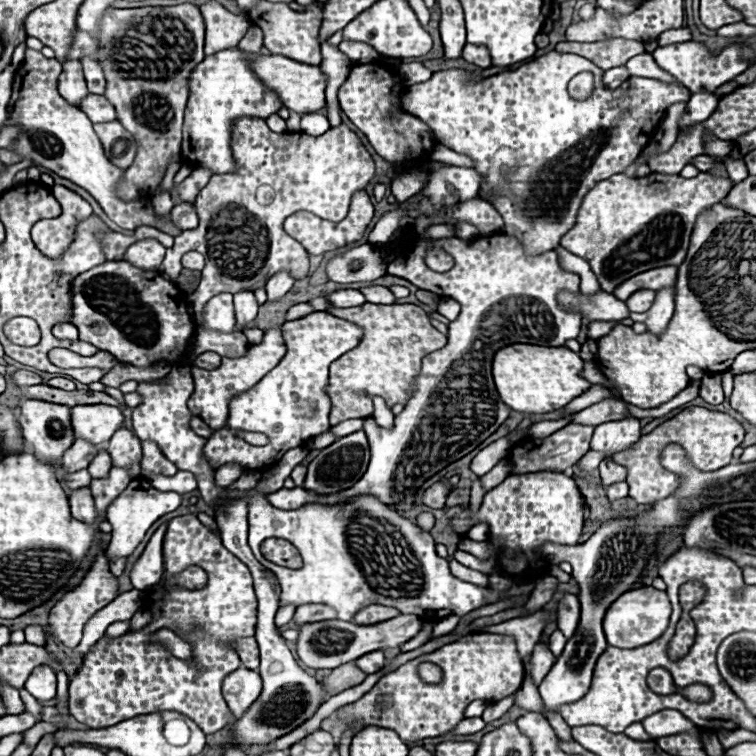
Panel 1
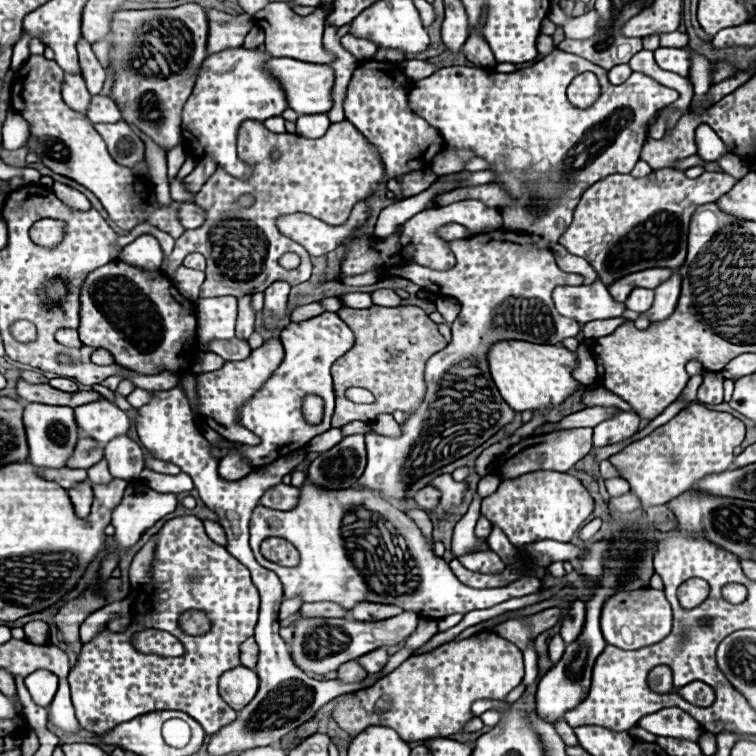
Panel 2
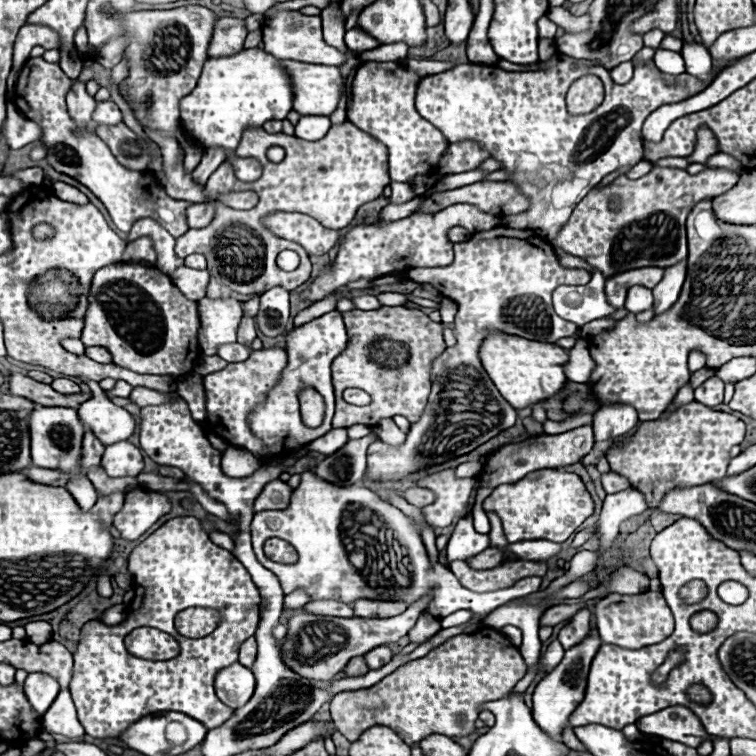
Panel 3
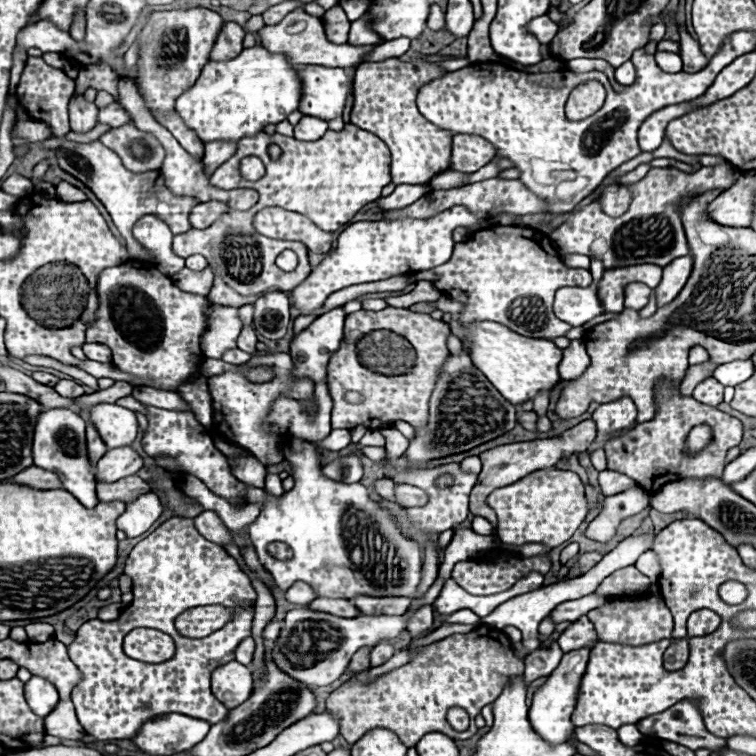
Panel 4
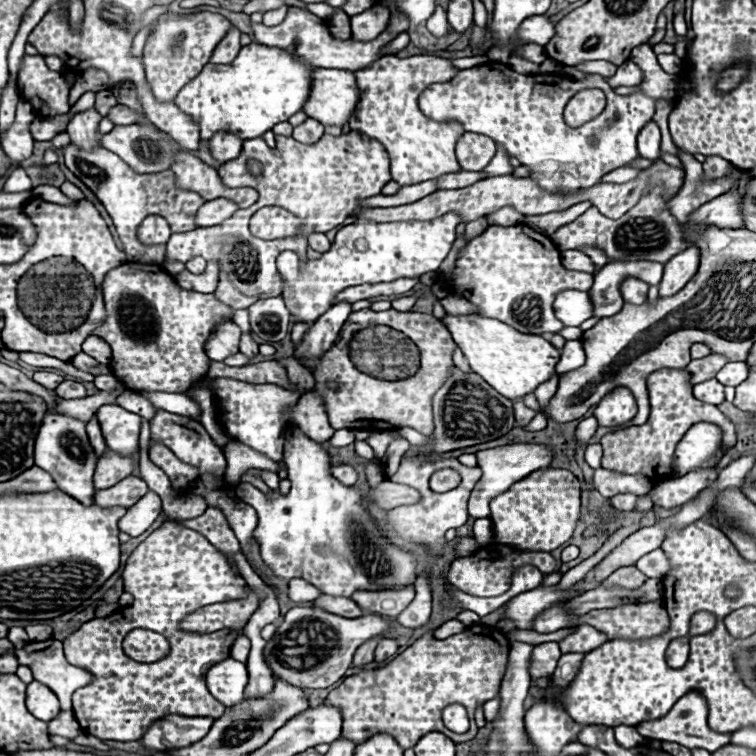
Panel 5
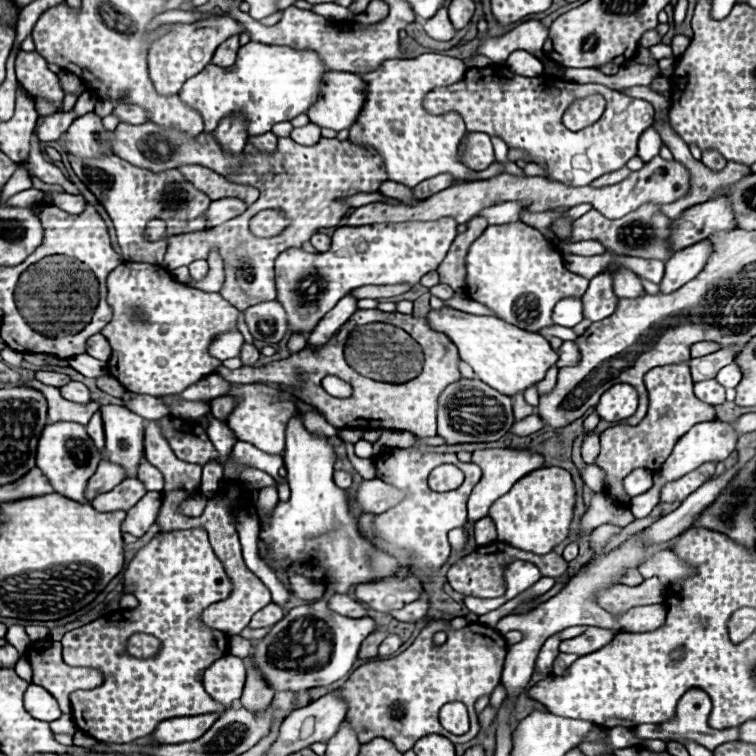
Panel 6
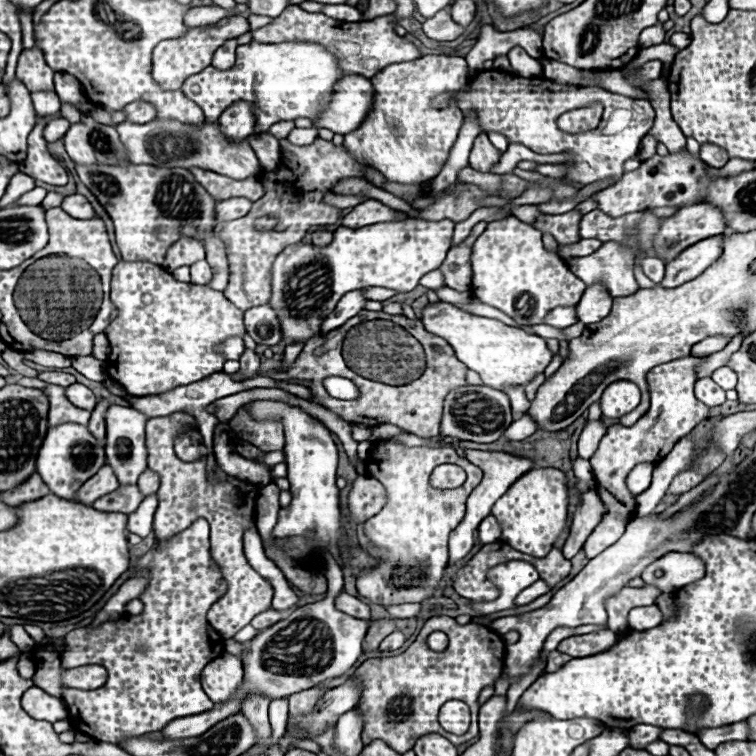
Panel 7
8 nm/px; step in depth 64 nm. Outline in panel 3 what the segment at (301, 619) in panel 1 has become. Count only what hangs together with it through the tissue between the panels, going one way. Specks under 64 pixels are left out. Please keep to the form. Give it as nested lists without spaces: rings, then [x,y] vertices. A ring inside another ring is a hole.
[[[314,600],[304,606],[306,612],[310,614],[320,614],[320,616],[336,616],[336,618],[352,618],[354,610],[350,604],[342,604],[338,600]]]

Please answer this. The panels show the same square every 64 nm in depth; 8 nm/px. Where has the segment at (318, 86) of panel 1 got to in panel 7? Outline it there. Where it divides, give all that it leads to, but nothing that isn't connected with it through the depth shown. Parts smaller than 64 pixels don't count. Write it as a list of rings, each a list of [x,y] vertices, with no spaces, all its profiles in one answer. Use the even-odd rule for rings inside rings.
[[[344,76],[334,86],[332,104],[318,118],[318,128],[328,128],[334,134],[350,134],[362,126],[374,102],[374,86],[364,76]]]

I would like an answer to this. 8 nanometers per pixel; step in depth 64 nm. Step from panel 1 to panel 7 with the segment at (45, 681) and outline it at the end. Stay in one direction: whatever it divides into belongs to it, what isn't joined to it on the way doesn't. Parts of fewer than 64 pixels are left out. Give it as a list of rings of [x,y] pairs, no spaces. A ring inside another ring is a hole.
[[[32,686],[24,692],[22,708],[36,720],[58,722],[58,720],[68,718],[68,712],[66,712],[64,704],[56,696],[50,696],[48,692],[44,692],[38,686]]]

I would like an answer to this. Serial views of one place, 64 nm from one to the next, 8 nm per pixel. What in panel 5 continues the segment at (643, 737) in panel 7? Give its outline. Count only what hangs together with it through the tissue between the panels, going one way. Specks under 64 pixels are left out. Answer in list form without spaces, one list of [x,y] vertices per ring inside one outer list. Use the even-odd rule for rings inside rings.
[[[690,692],[690,694],[682,696],[682,700],[678,700],[664,718],[642,722],[636,726],[636,730],[644,738],[662,740],[662,742],[676,742],[676,744],[682,744],[686,748],[706,748],[710,752],[730,744],[730,734],[732,734],[732,732],[720,734],[720,732],[710,730],[710,726],[708,726],[708,704],[706,704],[704,696],[698,696],[698,692]]]

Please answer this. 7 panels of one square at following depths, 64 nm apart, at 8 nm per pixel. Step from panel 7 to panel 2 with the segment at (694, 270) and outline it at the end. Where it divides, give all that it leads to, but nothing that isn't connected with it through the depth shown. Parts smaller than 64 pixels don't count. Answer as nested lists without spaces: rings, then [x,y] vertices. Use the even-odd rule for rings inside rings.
[[[674,268],[674,276],[670,276],[670,280],[666,280],[666,284],[660,284],[654,290],[654,304],[652,304],[650,312],[646,312],[650,322],[660,322],[660,320],[668,318],[678,302],[678,296],[680,296],[680,272]]]

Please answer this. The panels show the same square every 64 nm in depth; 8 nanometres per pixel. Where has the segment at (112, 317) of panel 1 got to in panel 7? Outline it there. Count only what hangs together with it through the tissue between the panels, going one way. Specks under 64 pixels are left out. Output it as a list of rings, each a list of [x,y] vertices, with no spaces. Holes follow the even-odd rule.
[[[118,262],[114,266],[114,272],[112,272],[112,292],[110,292],[110,298],[112,298],[112,304],[118,308],[118,316],[114,318],[114,322],[106,328],[106,336],[110,340],[110,346],[112,346],[112,352],[106,360],[106,374],[116,380],[118,384],[124,386],[124,390],[132,396],[152,396],[152,394],[162,394],[162,392],[168,392],[176,386],[186,386],[186,384],[192,384],[192,382],[198,382],[198,380],[204,380],[216,372],[222,372],[222,366],[226,362],[226,358],[216,352],[218,344],[222,344],[224,340],[228,340],[230,336],[244,336],[246,330],[244,330],[244,312],[234,308],[234,304],[230,304],[222,292],[218,290],[212,290],[208,286],[194,286],[194,284],[186,284],[186,282],[180,282],[176,280],[168,270],[164,270],[162,266],[158,264],[152,264],[152,262]]]

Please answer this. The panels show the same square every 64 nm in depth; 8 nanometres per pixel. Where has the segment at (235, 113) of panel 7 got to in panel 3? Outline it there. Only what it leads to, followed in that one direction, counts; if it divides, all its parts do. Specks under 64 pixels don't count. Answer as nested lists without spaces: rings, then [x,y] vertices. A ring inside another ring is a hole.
[[[208,148],[206,152],[204,152],[204,156],[202,156],[202,162],[196,166],[196,170],[194,170],[194,180],[196,182],[200,182],[200,184],[204,184],[206,180],[208,180],[208,176],[222,164],[226,160],[226,150],[222,150],[222,148]]]

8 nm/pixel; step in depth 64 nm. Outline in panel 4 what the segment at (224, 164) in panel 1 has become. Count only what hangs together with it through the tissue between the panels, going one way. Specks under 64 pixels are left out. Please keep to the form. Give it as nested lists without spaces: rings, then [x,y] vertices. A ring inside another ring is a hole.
[[[252,46],[252,48],[244,48],[232,60],[208,62],[202,68],[202,74],[196,80],[196,84],[190,86],[190,90],[186,90],[182,96],[178,96],[176,110],[184,118],[184,122],[196,130],[202,142],[240,140],[244,136],[256,136],[268,124],[282,122],[284,116],[298,110],[300,96],[302,96],[302,80],[298,76],[298,70],[288,62],[288,58],[282,54],[268,52],[264,46]],[[253,157],[251,163],[247,163],[243,159],[240,163],[240,170],[242,170],[242,176],[246,176],[248,180],[258,180],[260,176],[264,176],[265,174],[265,167],[257,157]]]

